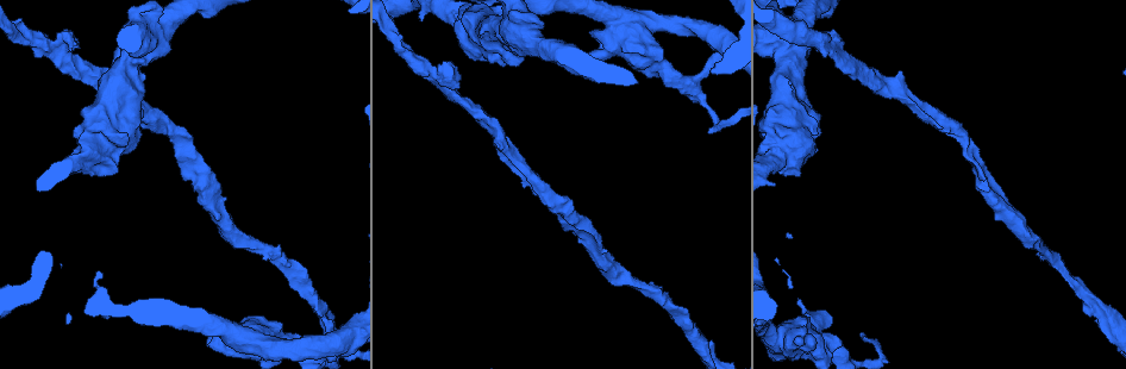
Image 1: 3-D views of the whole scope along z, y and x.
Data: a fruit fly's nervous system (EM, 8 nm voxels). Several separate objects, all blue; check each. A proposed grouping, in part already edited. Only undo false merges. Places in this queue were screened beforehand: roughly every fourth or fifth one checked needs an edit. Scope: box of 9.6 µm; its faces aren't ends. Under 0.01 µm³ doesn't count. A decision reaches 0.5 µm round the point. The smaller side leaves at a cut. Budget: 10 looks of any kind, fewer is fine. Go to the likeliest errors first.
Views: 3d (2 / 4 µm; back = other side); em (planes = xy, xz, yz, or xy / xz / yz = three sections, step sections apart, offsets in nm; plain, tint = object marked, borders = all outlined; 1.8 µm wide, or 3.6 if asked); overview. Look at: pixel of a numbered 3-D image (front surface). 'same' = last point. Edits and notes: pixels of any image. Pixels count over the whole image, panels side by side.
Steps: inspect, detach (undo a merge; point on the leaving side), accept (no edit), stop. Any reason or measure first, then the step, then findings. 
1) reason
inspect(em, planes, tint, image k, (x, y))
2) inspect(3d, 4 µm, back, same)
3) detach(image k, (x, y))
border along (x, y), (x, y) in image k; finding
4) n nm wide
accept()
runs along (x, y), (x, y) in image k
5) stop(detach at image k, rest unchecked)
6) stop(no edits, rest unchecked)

a fork
inspect(3d, 2 µm, image 1, (64, 55))

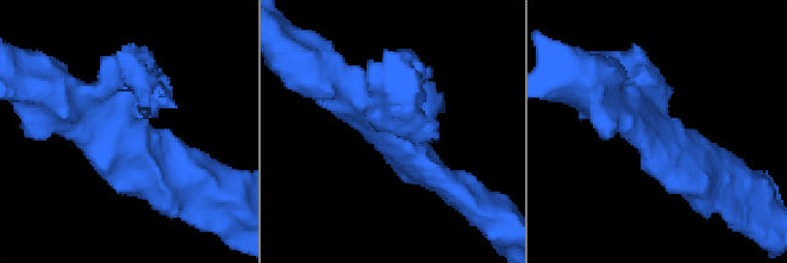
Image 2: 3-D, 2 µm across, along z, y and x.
3 arms; arms of 260, 300, 320 nm; now the EM
inspect(em, planes, tint, image 2, (662, 139))

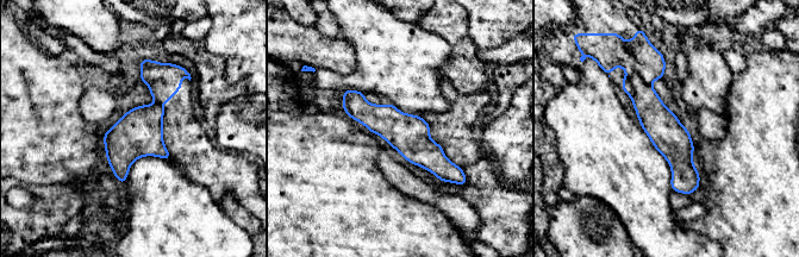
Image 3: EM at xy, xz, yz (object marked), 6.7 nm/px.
detach(image 3, (626, 87))
border along (628, 76), (631, 83), (632, 98) in image 3; two cells meet here

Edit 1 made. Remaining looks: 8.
thick turns thin
inspect(em, 3.6 µm, yz, step 4, tint, image 1, (789, 53))

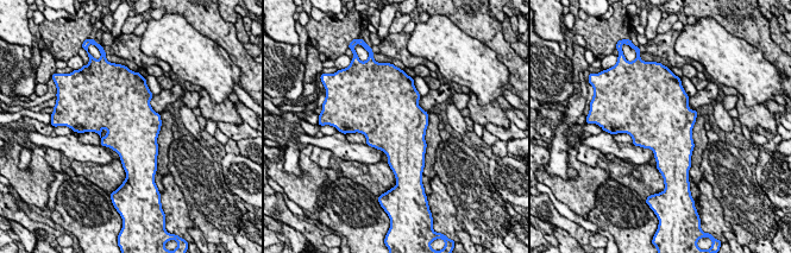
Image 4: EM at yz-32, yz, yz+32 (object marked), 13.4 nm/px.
cut it another way
inspect(em, 3.6 µm, planes, tint, same)

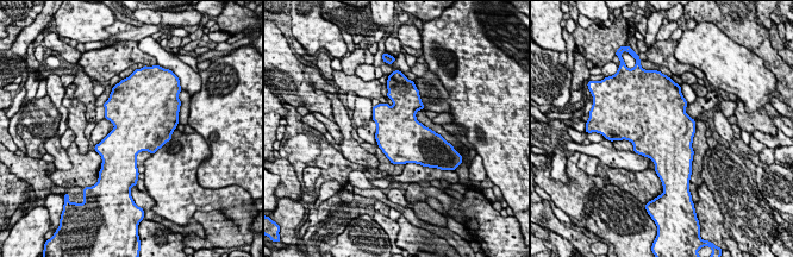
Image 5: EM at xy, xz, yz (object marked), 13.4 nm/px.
accept()
one cell here

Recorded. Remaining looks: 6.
thick turns thin
inspect(em, 3.6 µm, xy, step 16, tint, image 1, (120, 117))

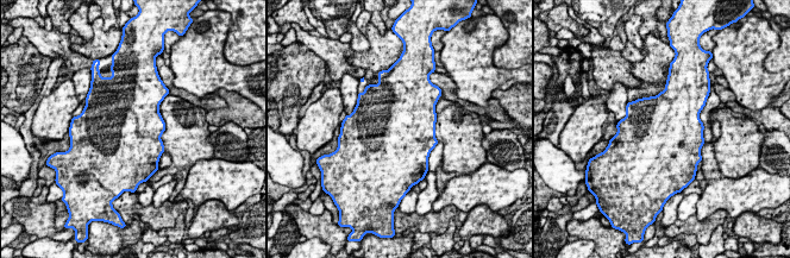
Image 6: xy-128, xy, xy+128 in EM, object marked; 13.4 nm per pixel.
another direction
inspect(em, 3.6 µm, planes, tint, same)

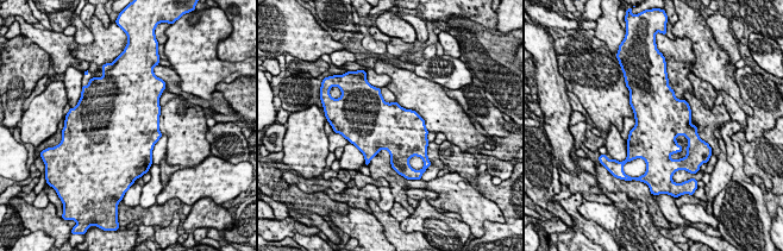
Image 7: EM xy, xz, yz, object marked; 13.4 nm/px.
accept()
continuous, no second cell

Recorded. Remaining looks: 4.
touches itself
inspect(3d, 4 µm, image 1, (341, 350))

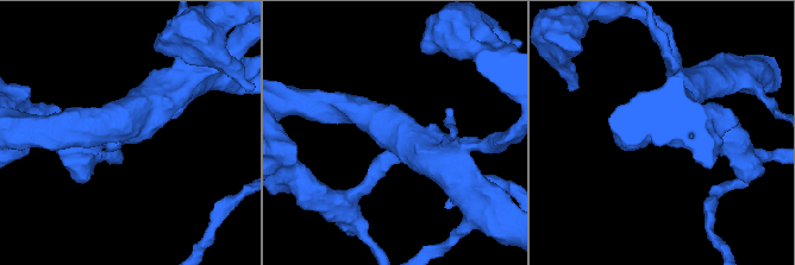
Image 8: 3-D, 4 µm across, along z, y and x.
3 arms; arms of 220, 380, 550 nm; need the tissue
inspect(em, 3.6 µm, planes, tint, image 8, (128, 134))

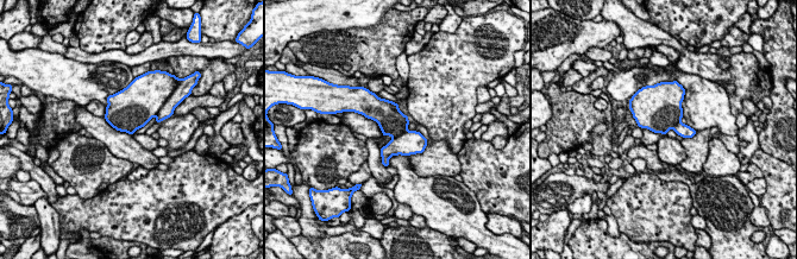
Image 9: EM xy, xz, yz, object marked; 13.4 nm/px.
detach(image 9, (410, 143))
two cells meet here

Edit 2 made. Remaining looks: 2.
stop(detach at image 3, detach at image 9, rest unchecked)

